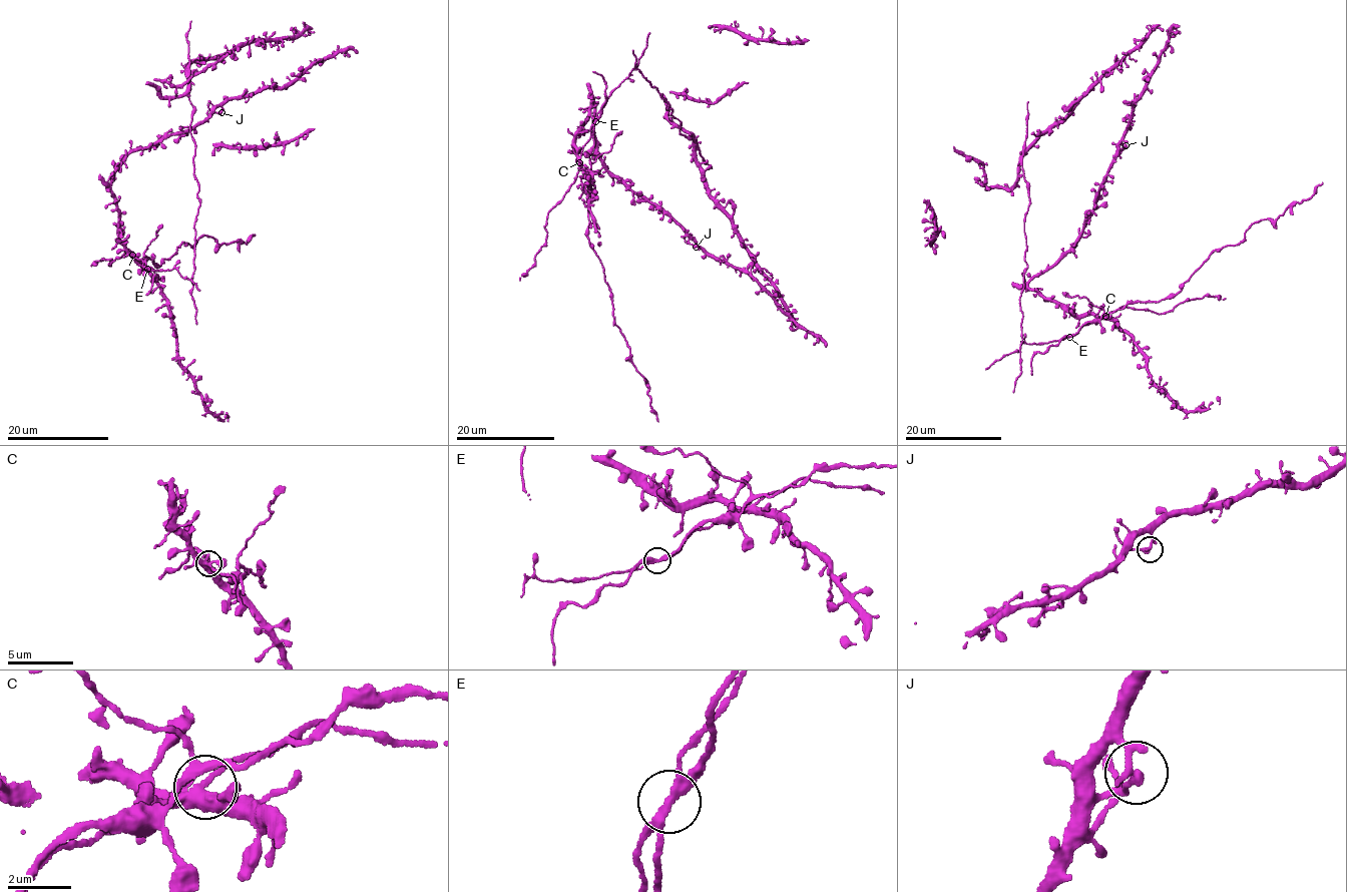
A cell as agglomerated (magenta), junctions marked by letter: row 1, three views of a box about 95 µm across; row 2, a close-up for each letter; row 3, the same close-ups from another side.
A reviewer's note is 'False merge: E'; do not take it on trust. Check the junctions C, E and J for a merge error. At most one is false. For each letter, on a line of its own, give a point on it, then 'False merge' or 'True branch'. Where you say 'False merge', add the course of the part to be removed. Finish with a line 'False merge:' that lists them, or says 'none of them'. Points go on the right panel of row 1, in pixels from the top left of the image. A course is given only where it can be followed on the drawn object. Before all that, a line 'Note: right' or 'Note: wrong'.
Note: right
C: Place: (1105, 316). True branch
E: Place: (1069, 337). False merge. Course of the part to remove: (1069, 336), (1135, 302), (1177, 294), (1211, 254), (1238, 244), (1252, 224), (1276, 219), (1323, 182)
J: Place: (1126, 145). True branch
False merge: E

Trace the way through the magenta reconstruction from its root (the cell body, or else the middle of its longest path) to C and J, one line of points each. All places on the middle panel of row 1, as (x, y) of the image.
C: (598, 112), (579, 162)
J: (598, 112), (578, 156), (574, 138), (592, 98), (593, 128), (605, 167), (633, 191), (656, 203), (696, 247)

